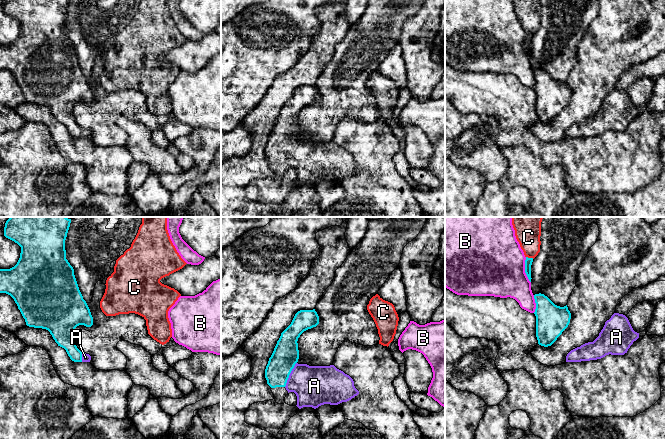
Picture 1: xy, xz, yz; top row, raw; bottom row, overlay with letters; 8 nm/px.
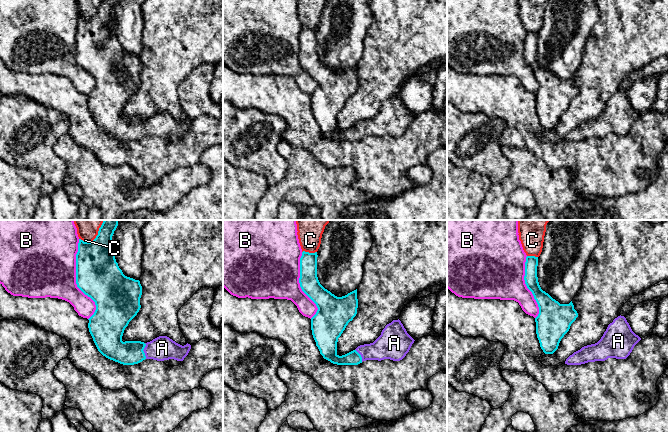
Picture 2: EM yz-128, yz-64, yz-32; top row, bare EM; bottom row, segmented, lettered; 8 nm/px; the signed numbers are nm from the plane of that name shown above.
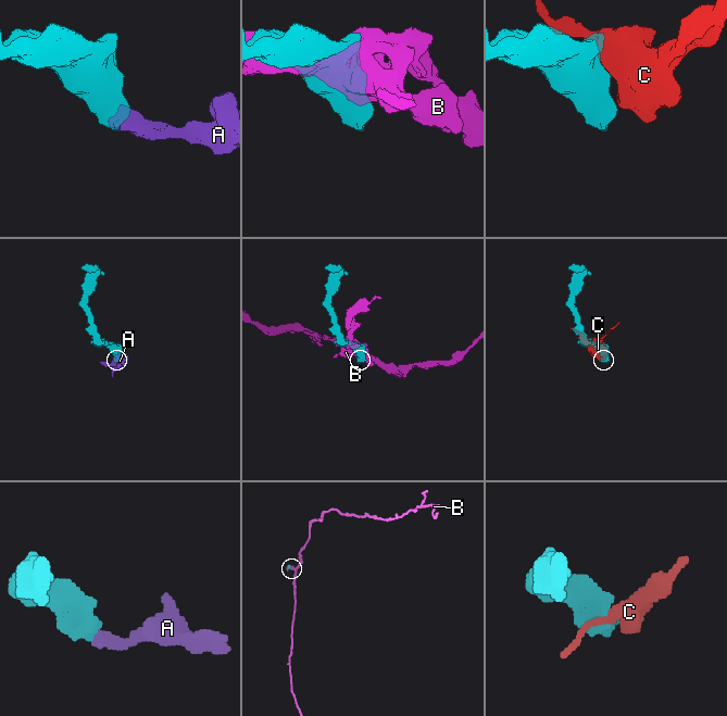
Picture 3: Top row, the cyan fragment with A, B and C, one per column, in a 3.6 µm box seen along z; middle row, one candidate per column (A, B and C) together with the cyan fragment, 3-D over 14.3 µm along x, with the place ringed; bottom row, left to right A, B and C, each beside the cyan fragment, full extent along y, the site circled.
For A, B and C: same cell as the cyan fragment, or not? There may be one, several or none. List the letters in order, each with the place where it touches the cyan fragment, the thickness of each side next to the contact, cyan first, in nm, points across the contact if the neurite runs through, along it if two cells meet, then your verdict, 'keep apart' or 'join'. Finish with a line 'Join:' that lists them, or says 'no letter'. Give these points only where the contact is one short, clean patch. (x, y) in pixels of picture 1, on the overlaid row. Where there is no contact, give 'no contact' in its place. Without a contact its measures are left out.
A: contact xz (289, 374); calibres 200 and 320 nm; join
B: contact yz (525, 270); calibres 60 and 480 nm; keep apart
C: contact yz (530, 258); calibres 60 and 220 nm; keep apart
Join: A

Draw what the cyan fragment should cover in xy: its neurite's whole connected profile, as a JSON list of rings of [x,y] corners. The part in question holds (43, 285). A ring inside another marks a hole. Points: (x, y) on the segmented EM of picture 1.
[[[10,217],[4,227],[4,236],[21,247],[17,264],[10,269],[0,269],[0,293],[10,295],[18,306],[26,325],[46,329],[58,346],[64,348],[74,362],[90,362],[91,356],[82,353],[73,339],[73,332],[79,325],[91,327],[93,317],[79,290],[74,269],[66,259],[65,240],[71,219],[67,217]]]

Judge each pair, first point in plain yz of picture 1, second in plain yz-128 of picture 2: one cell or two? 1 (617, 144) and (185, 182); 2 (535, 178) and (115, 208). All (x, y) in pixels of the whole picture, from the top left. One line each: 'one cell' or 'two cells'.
1: two cells
2: one cell

